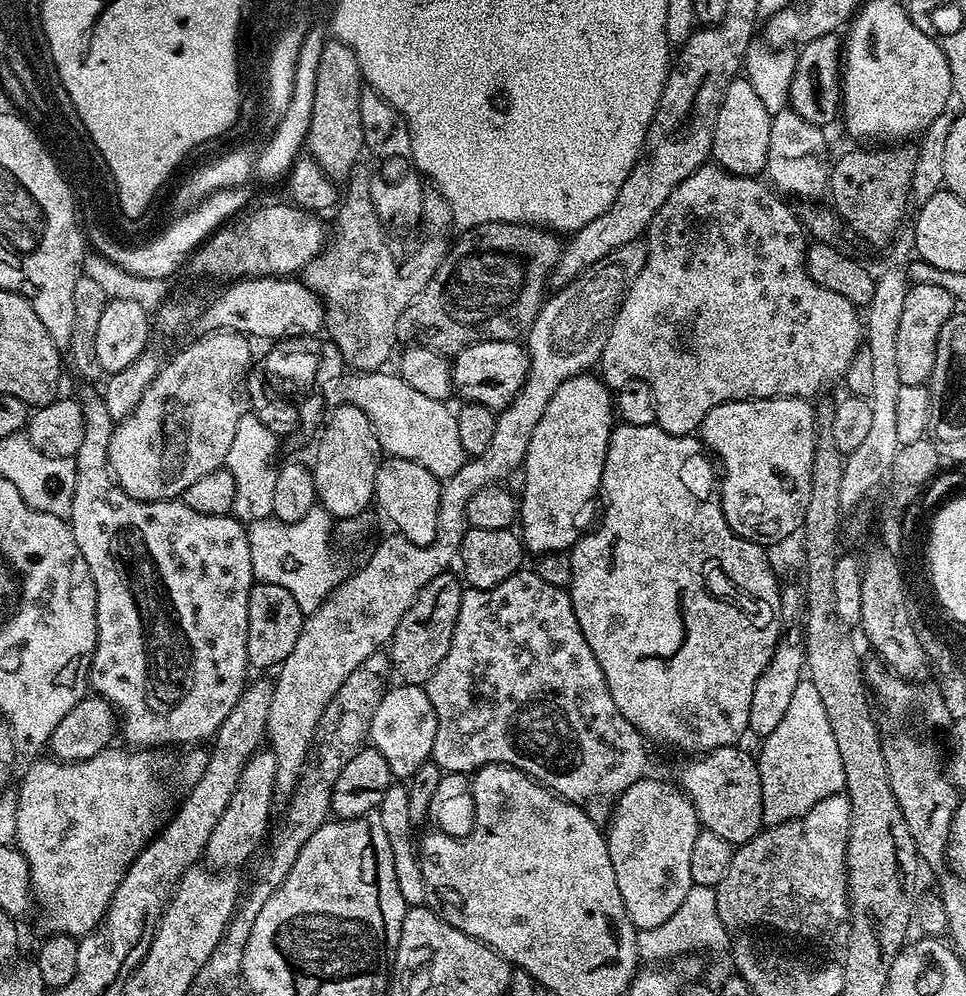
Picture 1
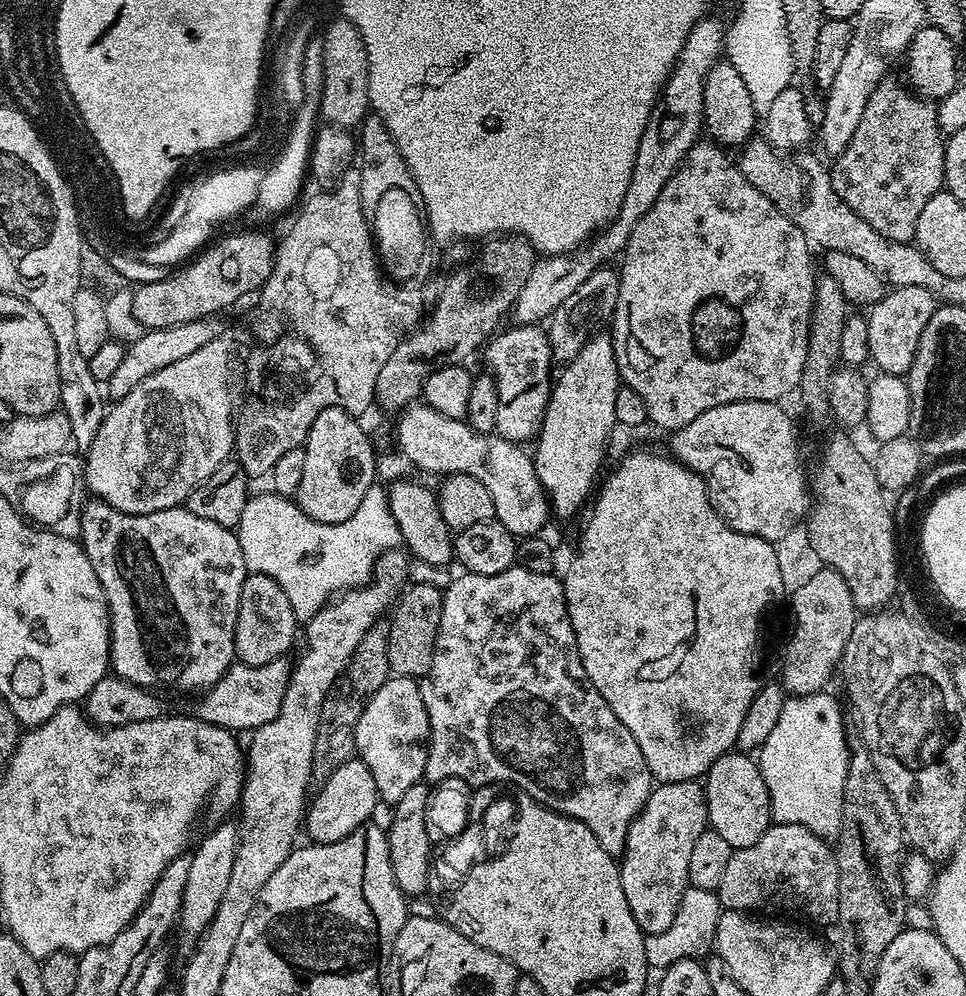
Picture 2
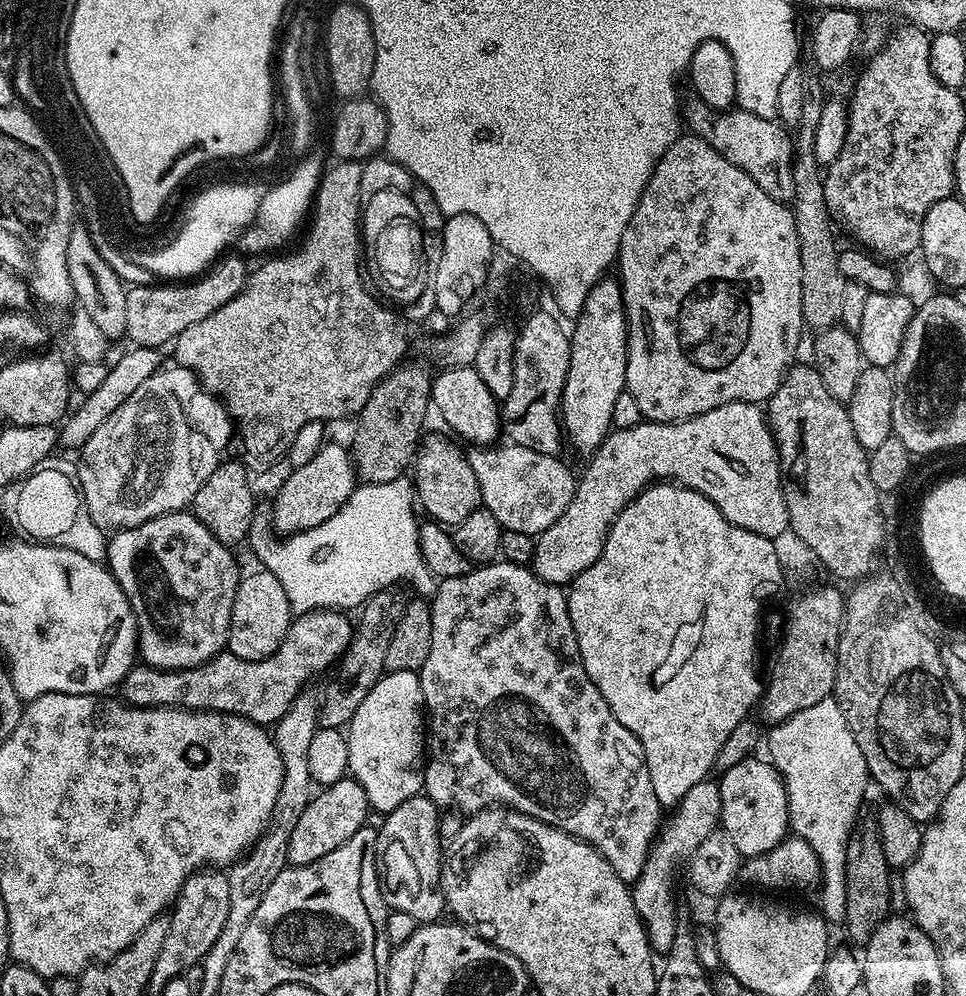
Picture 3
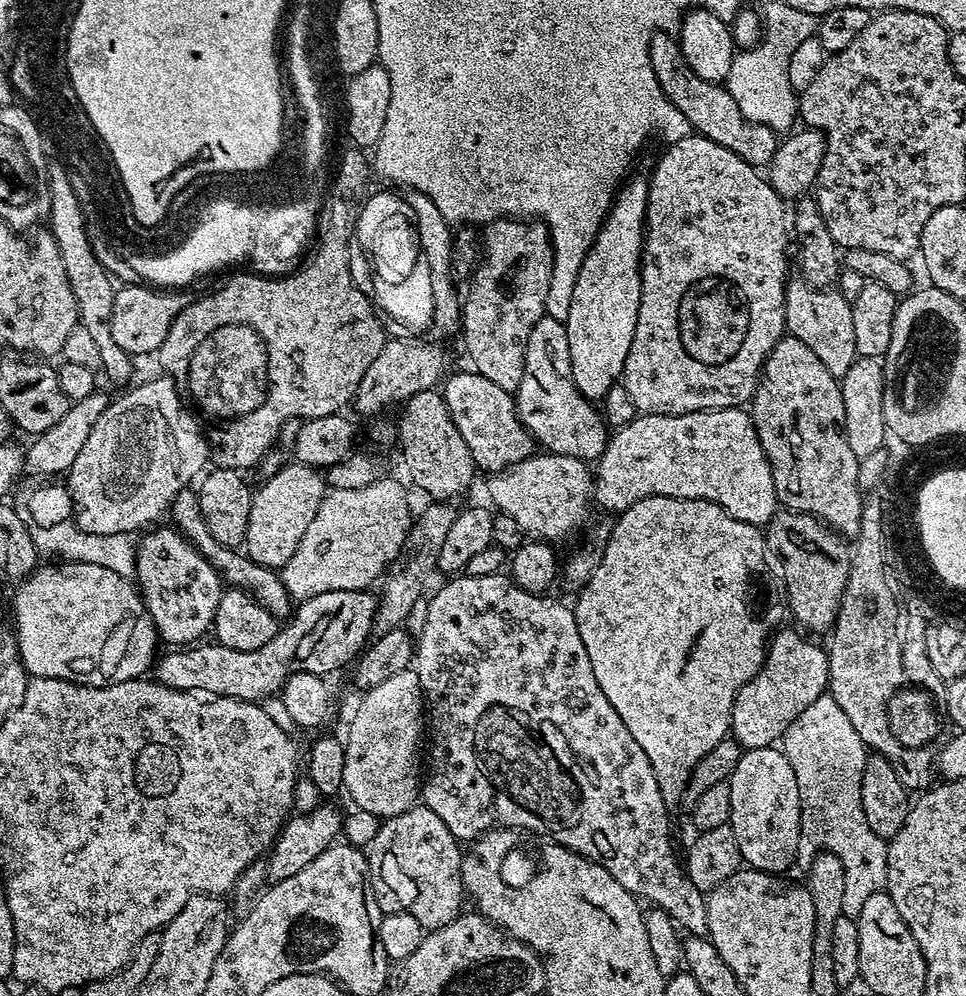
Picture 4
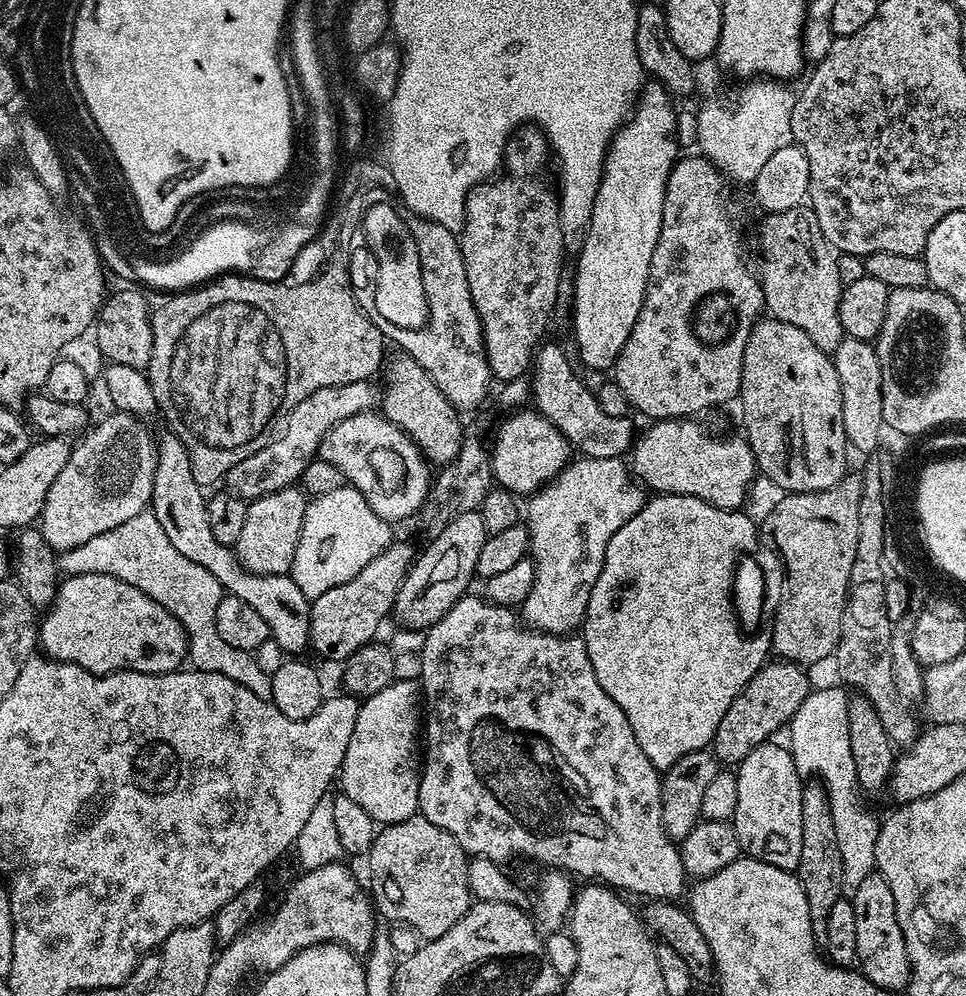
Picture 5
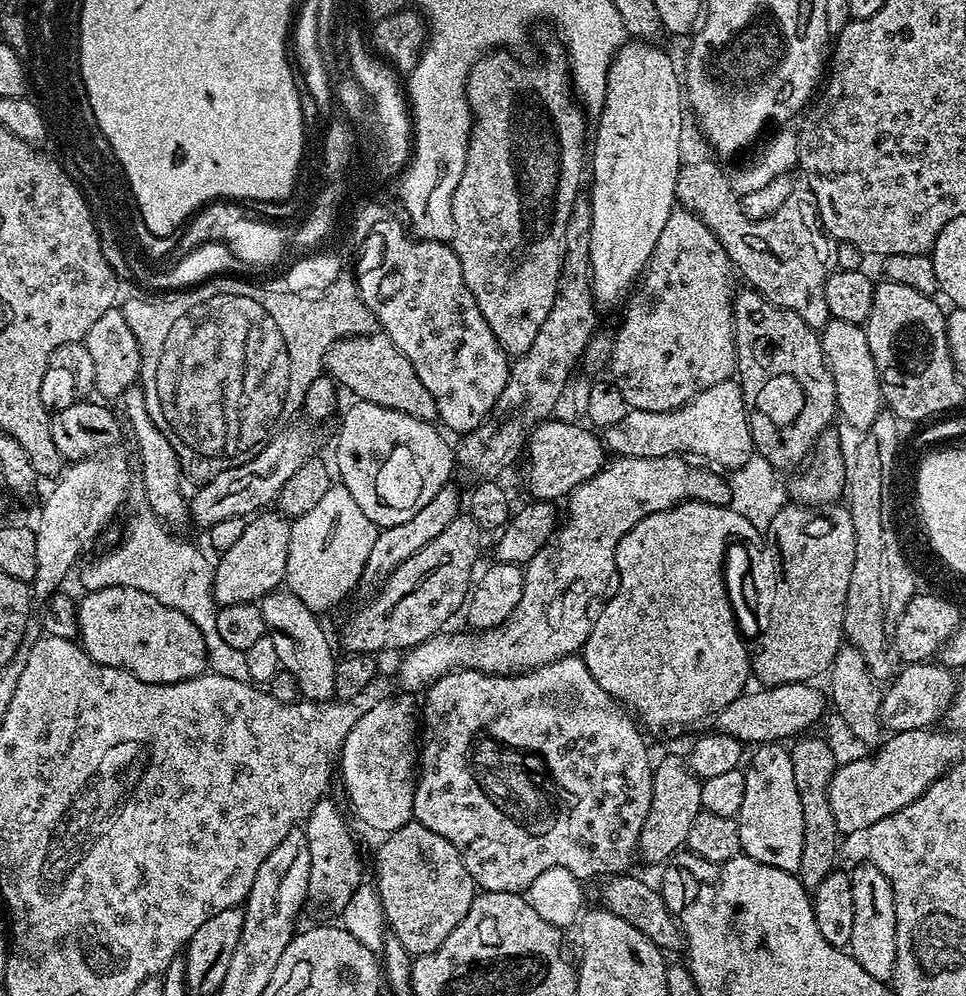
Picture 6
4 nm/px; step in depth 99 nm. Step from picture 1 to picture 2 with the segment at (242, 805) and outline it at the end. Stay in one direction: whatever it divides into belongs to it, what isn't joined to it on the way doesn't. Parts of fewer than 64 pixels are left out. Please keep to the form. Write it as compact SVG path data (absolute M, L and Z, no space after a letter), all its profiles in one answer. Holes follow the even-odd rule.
M222 822L200 845L195 845L191 853L190 874L186 874L186 890L182 894L182 906L178 921L178 932L186 939L196 942L208 931L208 923L218 914L218 904L222 902L222 894L226 894L226 885L230 882L230 869L234 866L236 851L240 845L241 829L232 824Z

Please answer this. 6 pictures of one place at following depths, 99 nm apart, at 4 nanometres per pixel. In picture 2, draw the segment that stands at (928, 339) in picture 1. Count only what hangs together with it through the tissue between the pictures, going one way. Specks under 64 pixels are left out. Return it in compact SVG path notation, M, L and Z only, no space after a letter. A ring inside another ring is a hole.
M902 286L901 288L893 287L889 290L886 295L877 303L871 305L867 309L866 319L868 321L868 333L870 334L870 346L868 347L868 354L871 360L871 363L876 363L881 373L886 376L903 376L907 377L910 366L914 362L914 354L918 350L918 338L922 338L922 330L926 330L926 322L930 322L930 316L934 314L934 310L938 306L938 301L935 296L930 294L930 290L922 290L922 286Z

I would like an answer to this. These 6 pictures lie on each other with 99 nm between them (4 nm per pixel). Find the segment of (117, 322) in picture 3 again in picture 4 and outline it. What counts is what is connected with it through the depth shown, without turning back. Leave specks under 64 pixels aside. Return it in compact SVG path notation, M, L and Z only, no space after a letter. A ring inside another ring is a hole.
M53 169L52 194L50 194L50 214L46 221L54 242L62 254L62 266L66 266L66 274L70 278L70 288L74 290L74 298L78 306L79 327L85 328L94 337L94 343L102 354L100 368L108 375L112 384L127 385L132 376L133 357L128 355L118 342L114 342L114 334L110 334L110 318L114 314L114 298L117 285L113 277L98 262L94 250L90 246L90 238L87 234L87 226L83 224L83 213L78 206L76 196L73 195L73 187L68 187L68 181L60 169Z

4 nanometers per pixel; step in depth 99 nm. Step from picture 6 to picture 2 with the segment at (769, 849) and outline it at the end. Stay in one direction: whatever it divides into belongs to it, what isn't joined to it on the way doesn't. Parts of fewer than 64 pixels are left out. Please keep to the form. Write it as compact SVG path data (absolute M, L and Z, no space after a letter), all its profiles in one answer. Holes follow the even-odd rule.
M733 750L718 757L710 766L703 786L711 831L722 834L733 850L754 846L772 824L770 794L760 773L760 765L751 755Z

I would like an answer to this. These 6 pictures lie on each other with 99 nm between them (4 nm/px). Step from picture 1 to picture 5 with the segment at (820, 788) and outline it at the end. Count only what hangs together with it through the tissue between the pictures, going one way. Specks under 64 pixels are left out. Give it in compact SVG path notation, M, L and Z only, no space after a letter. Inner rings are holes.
M836 686L813 689L786 728L786 732L789 732L786 744L794 758L794 766L804 778L811 777L811 772L817 772L816 776L829 796L844 867L841 886L843 895L848 898L852 897L854 890L858 890L858 886L862 886L862 878L873 875L881 825L879 819L875 820L860 805L861 793L855 776L853 751L850 750L850 722L847 721L850 701L849 694Z

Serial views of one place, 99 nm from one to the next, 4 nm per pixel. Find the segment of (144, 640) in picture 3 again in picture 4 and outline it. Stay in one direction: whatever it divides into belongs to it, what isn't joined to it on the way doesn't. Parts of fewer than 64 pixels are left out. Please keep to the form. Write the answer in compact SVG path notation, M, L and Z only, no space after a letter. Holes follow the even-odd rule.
M157 527L157 532L149 531L149 536L141 535L136 545L136 568L134 580L144 601L150 618L156 623L156 635L168 646L192 646L205 639L212 632L212 623L218 610L218 602L225 590L220 575L210 566L210 562L175 527Z

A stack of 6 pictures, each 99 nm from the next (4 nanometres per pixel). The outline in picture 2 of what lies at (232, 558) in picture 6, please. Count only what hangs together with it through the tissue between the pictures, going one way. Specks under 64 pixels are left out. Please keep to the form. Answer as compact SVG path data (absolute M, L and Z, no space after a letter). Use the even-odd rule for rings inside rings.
M330 406L322 410L308 428L302 445L306 466L302 469L302 482L298 482L294 499L296 505L314 522L346 522L346 518L358 510L362 498L366 498L366 490L377 483L376 452L360 422L346 410Z

